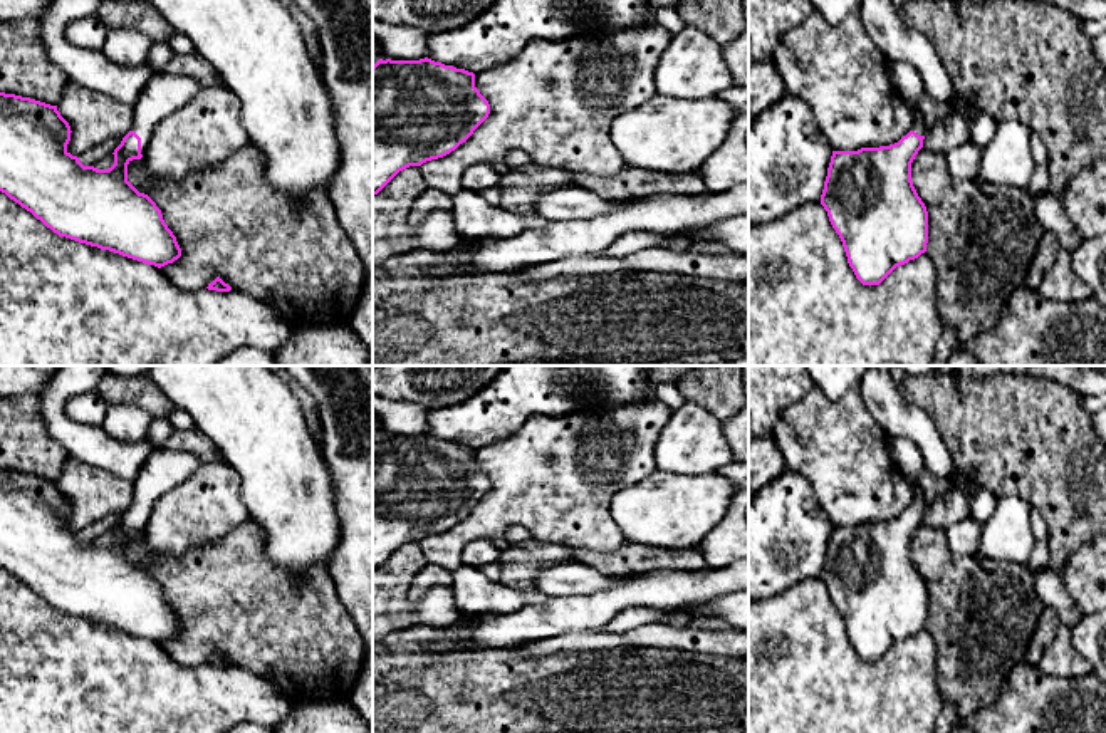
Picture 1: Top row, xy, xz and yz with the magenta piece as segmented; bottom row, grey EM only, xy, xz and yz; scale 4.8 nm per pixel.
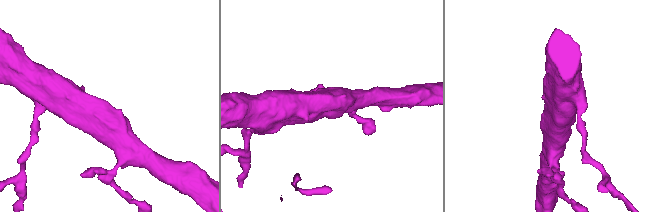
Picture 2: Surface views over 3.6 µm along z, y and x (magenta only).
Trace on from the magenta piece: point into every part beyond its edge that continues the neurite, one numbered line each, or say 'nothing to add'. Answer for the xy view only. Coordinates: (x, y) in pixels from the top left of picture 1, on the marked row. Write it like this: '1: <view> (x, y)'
1: xy (163, 93)

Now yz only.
1: yz (918, 126)

